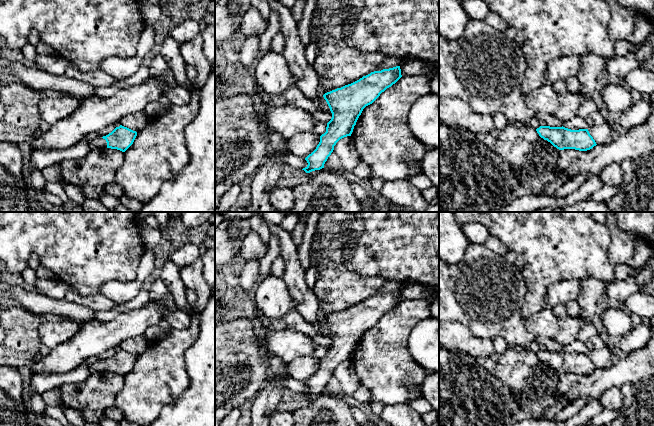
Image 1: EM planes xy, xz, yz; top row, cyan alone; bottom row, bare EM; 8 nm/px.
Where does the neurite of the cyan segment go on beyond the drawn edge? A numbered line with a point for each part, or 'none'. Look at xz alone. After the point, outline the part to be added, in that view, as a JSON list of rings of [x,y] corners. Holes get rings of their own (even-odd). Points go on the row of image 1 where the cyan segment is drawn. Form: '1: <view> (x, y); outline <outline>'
1: xz (306, 76); outline [[[268,0],[271,12],[276,12],[280,19],[280,32],[286,38],[283,56],[289,69],[296,78],[296,86],[311,99],[320,111],[330,111],[330,108],[318,91],[318,73],[305,57],[306,48],[302,44],[297,30],[297,22],[293,19],[291,9],[278,0]]]

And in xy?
1: xy (96, 143); outline [[[103,138],[94,139],[94,140],[90,141],[90,147],[91,147],[91,149],[105,148],[105,147],[107,147],[107,142]]]

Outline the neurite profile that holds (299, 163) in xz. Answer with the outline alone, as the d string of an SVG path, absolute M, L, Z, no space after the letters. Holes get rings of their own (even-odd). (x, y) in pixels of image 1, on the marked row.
M289 153L288 155L284 156L282 161L286 165L290 165L296 169L303 169L307 167L308 163L305 158L300 158L294 154Z

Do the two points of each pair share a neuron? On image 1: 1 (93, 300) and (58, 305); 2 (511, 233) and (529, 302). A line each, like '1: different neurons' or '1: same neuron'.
1: different neurons
2: same neuron

